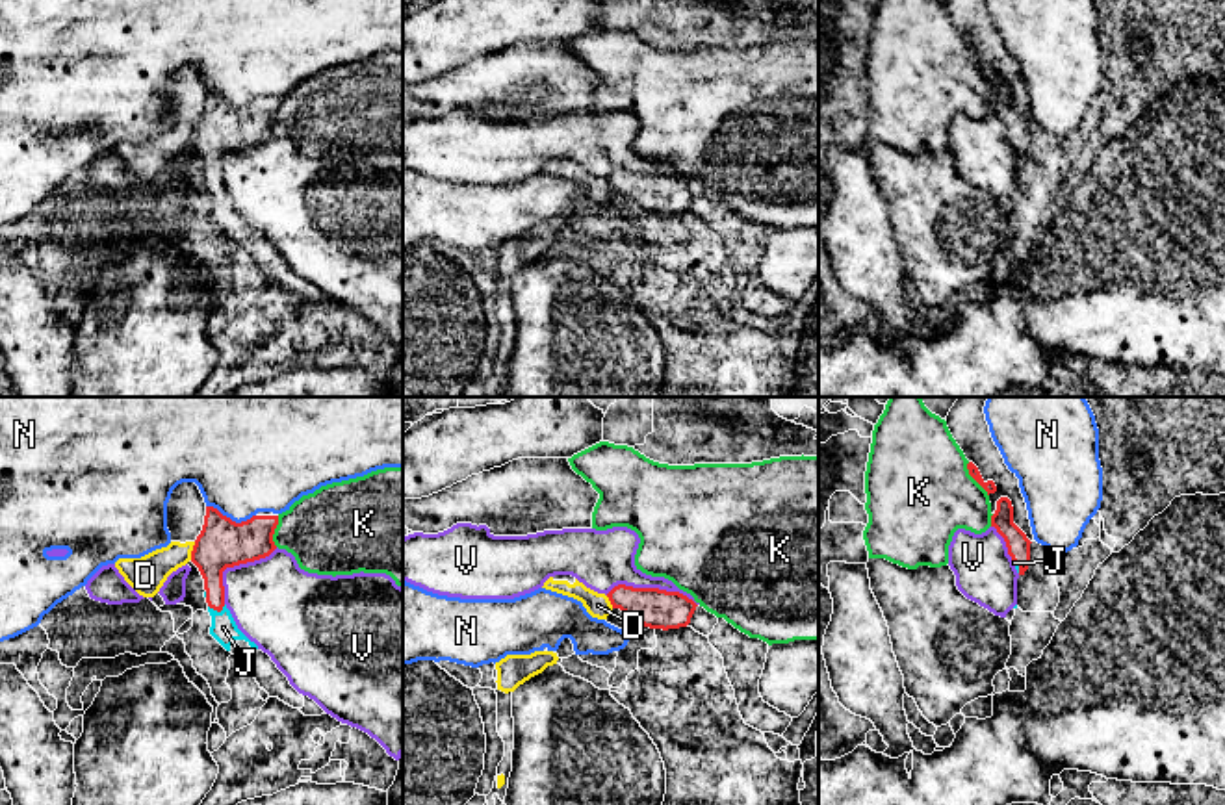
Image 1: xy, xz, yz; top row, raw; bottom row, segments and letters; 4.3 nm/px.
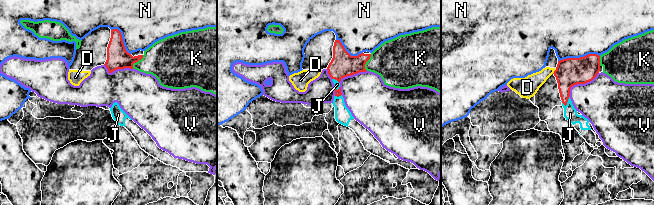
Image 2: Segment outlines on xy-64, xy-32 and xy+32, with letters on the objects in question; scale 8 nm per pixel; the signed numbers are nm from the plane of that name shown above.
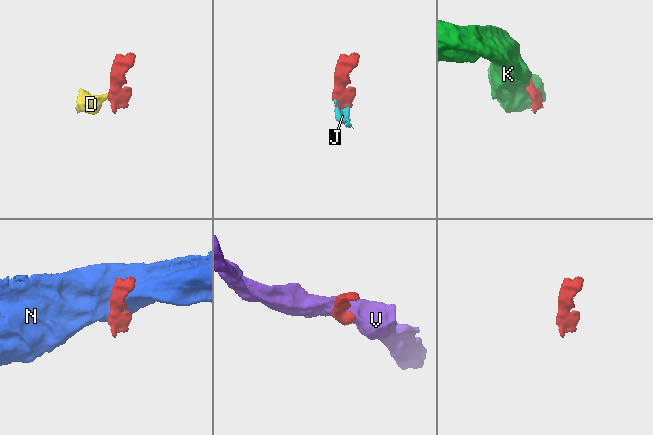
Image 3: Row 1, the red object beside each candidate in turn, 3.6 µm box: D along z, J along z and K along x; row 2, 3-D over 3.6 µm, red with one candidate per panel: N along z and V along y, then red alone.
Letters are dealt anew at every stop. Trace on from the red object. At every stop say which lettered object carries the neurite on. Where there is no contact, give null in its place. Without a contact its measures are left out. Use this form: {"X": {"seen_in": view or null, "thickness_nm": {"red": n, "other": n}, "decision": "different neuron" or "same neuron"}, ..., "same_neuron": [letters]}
{"D": {"seen_in": "xy", "thickness_nm": {"red": 220, "other": 160}, "decision": "different neuron"}, "J": {"seen_in": "xy", "thickness_nm": {"red": 180, "other": 110}, "decision": "same neuron"}, "K": {"seen_in": "yz", "thickness_nm": {"red": 50, "other": 460}, "decision": "different neuron"}, "N": {"seen_in": "xy", "thickness_nm": {"red": 220, "other": 460}, "decision": "different neuron"}, "V": {"seen_in": "xz", "thickness_nm": {"red": 180, "other": 260}, "decision": "different neuron"}, "same_neuron": ["J"]}

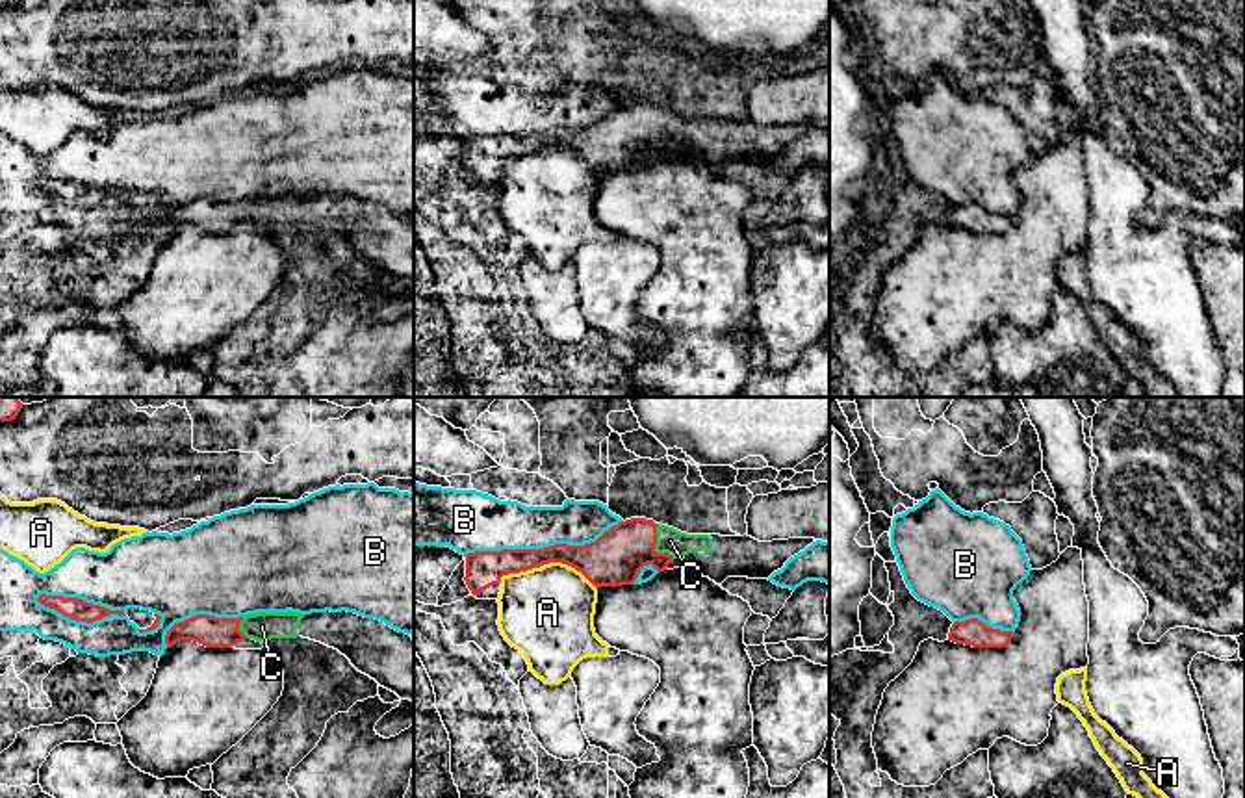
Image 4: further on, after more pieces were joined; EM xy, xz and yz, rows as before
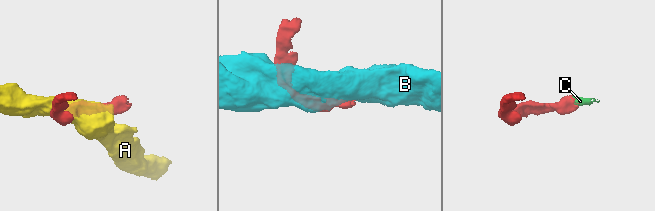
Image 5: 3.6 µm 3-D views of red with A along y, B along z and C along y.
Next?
{"A": {"seen_in": "xz", "thickness_nm": {"red": 200, "other": 400}, "decision": "different neuron"}, "B": {"seen_in": "xy", "thickness_nm": {"red": 100, "other": 280}, "decision": "different neuron"}, "C": {"seen_in": "xz", "thickness_nm": {"red": 240, "other": 120}, "decision": "same neuron"}, "same_neuron": ["C"]}

